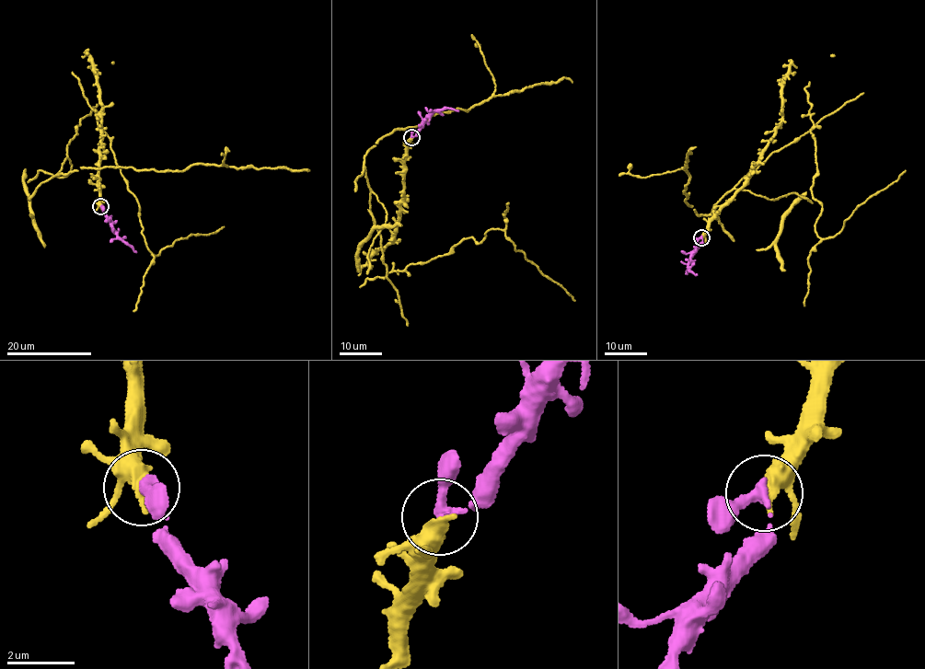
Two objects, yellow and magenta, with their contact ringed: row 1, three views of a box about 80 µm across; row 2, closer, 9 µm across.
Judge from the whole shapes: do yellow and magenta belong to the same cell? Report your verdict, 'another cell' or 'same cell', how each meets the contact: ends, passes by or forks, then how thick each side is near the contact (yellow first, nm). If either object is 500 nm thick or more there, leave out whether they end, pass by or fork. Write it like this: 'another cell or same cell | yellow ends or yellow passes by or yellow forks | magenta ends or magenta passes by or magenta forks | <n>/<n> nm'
same cell | yellow passes by | magenta ends | 380/340 nm

